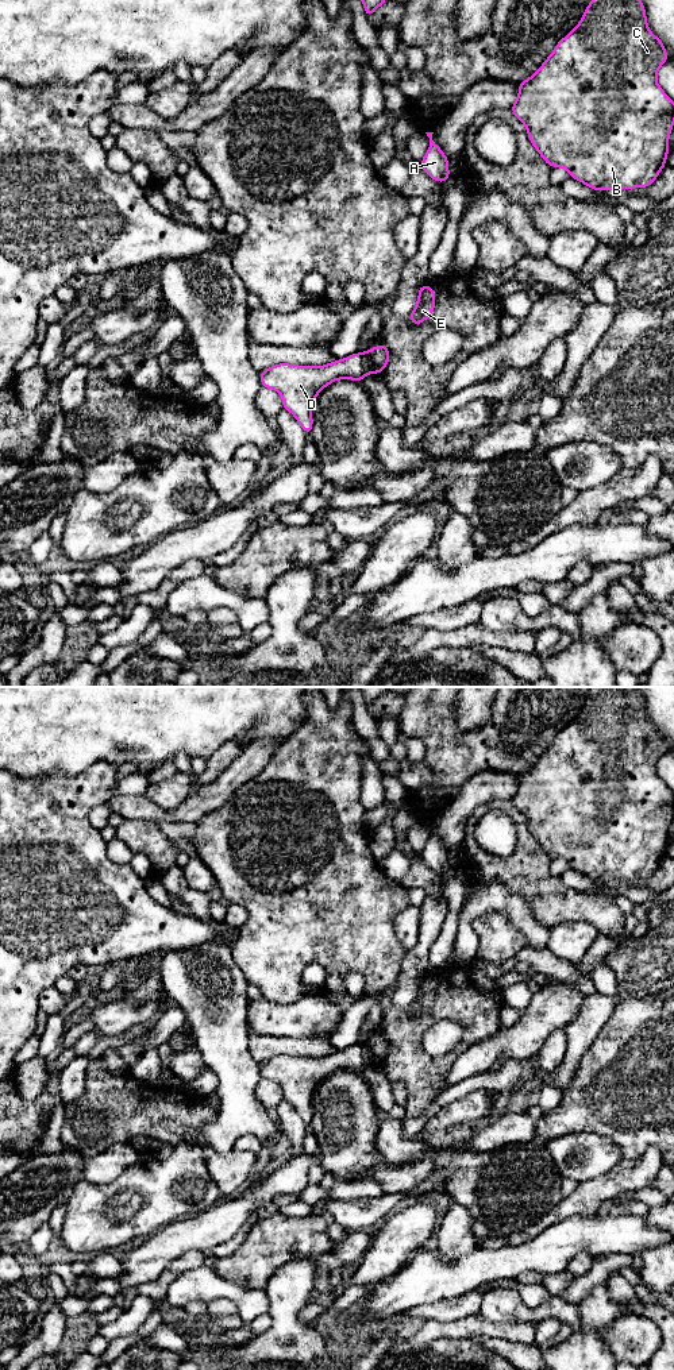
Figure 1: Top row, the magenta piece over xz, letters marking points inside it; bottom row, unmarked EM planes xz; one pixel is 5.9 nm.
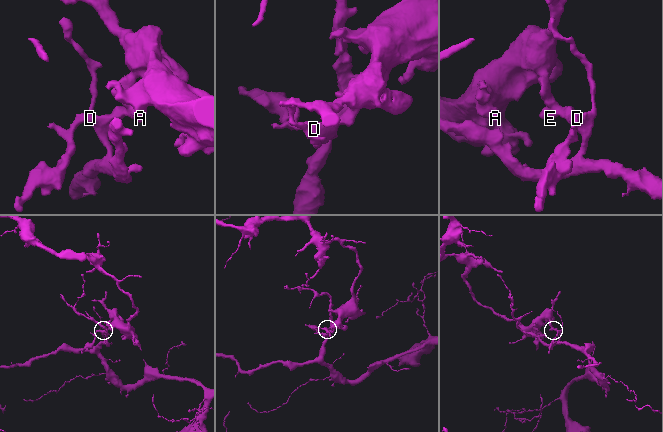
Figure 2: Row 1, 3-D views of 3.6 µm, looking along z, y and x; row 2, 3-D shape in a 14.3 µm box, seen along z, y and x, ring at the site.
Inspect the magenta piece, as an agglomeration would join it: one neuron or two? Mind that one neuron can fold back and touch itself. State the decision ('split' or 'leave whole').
split

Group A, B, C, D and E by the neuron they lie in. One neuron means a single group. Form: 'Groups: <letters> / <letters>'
Groups: A B C E / D

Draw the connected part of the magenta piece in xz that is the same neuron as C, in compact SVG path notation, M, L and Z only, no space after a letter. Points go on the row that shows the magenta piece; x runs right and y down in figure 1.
M592 0L579 23L556 43L543 65L517 84L519 96L511 109L551 169L562 166L570 178L598 192L647 188L666 166L670 151L674 101L656 82L656 73L667 59L663 42L647 26L640 0Z

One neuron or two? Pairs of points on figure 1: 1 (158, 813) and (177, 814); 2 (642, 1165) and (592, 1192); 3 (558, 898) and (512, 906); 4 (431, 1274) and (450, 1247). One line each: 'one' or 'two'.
1: one
2: one
3: two
4: two

